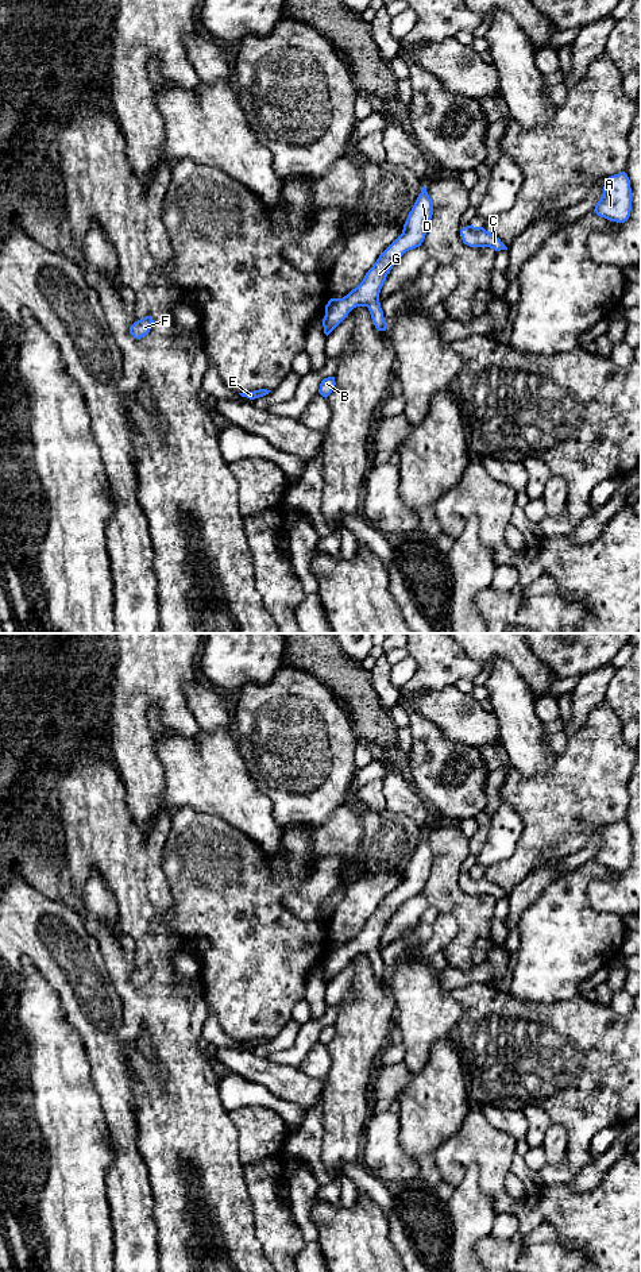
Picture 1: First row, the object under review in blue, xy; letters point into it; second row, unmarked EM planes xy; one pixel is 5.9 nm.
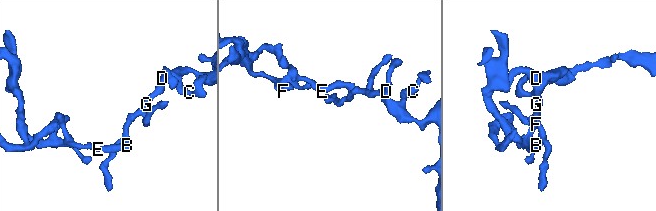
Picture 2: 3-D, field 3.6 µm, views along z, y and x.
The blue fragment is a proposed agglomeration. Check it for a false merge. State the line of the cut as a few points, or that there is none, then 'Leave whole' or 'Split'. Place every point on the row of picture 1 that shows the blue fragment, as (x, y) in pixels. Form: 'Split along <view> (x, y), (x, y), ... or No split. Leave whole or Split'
No split. Leave whole

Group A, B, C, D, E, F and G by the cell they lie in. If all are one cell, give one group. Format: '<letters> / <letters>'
A B C D E F G

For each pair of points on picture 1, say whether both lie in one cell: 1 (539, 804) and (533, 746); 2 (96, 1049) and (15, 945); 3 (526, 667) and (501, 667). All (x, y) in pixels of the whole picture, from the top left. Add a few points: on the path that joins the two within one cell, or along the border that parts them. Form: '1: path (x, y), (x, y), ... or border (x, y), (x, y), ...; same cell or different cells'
1: border (556, 755), (545, 771), (529, 777), (510, 766); different cells
2: path (85, 1020), (70, 994), (70, 989), (45, 962); same cell
3: border (487, 667), (497, 659), (506, 660), (532, 692); different cells

